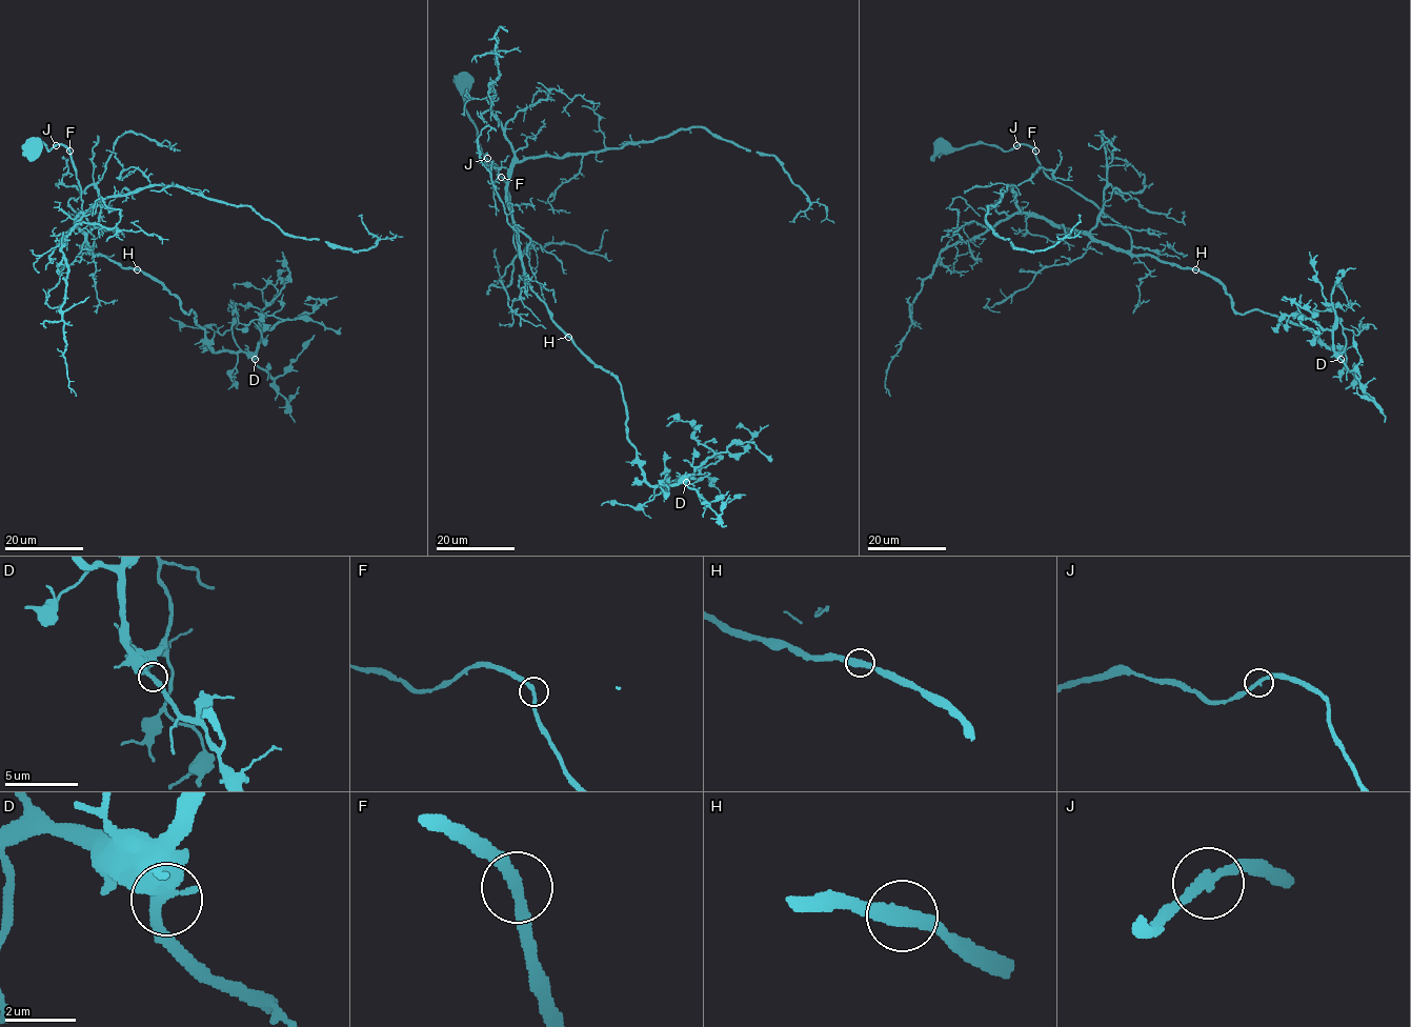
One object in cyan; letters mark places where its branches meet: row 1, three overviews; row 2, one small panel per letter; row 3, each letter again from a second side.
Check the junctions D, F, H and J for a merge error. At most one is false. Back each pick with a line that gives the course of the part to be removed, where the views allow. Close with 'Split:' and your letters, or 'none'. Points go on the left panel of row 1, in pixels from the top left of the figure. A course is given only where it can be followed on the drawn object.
Split: none

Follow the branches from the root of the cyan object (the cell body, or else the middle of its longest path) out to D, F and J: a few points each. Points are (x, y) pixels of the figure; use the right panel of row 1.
D: (941, 145), (1028, 144), (1048, 177), (1129, 234), (1131, 254), (1210, 275), (1236, 311), (1298, 324), (1341, 359)
F: (941, 145), (962, 147), (984, 143), (1009, 150), (1026, 144), (1035, 150)
J: (941, 145), (962, 147), (984, 143), (1005, 150), (1018, 145)

